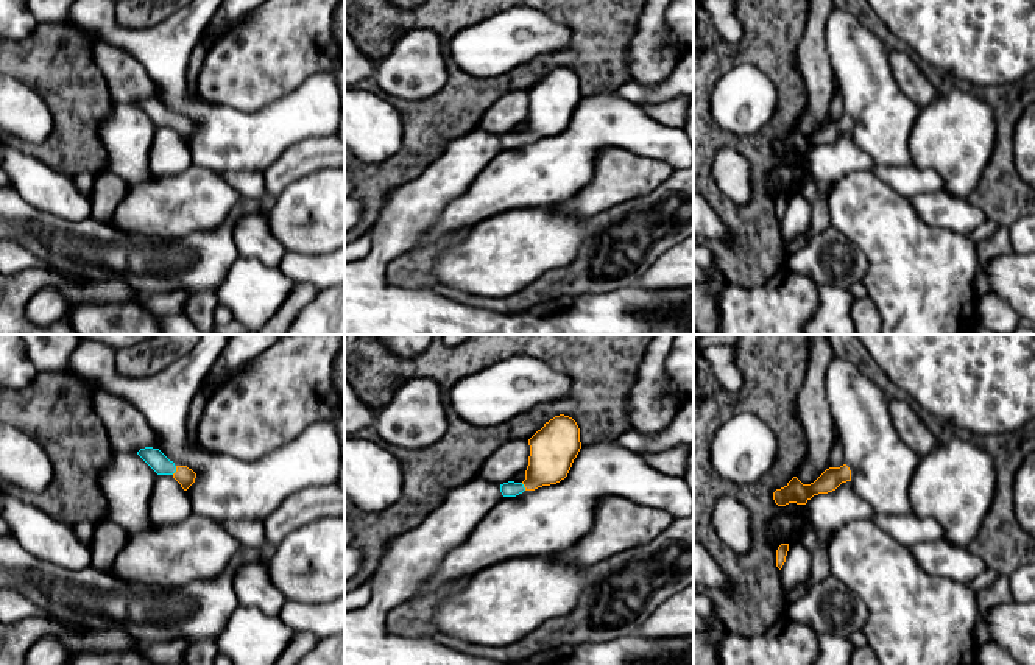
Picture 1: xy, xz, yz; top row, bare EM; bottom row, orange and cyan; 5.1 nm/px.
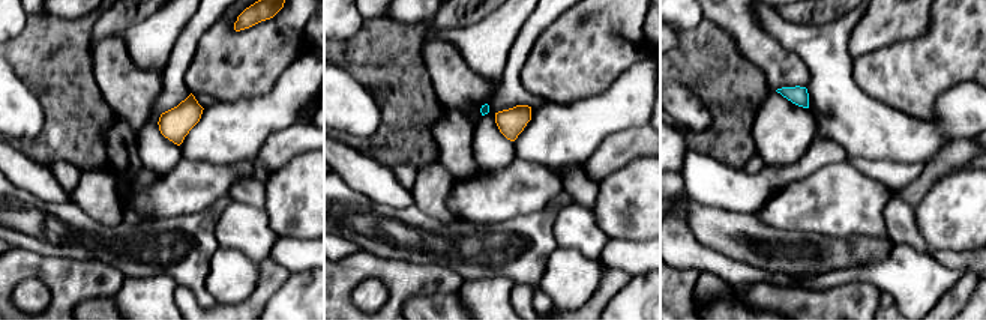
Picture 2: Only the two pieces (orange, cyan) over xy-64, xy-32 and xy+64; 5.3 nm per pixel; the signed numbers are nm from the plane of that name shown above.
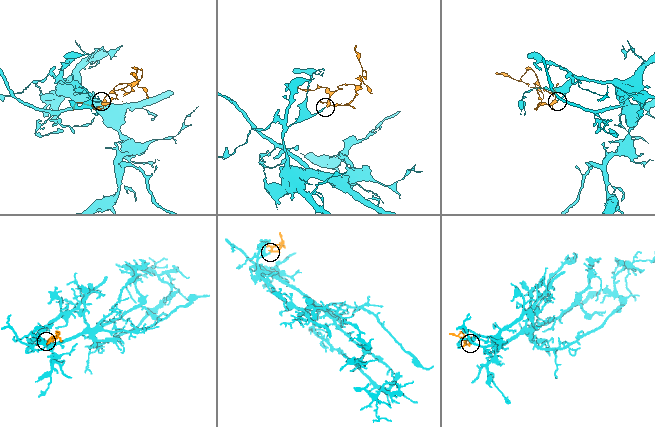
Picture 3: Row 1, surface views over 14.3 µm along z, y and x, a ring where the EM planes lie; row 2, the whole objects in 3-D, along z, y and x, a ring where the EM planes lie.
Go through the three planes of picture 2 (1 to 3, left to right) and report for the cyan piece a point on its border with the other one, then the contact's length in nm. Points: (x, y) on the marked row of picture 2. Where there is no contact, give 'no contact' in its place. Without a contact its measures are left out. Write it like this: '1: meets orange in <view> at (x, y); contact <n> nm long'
1: no contact
2: no contact
3: no contact

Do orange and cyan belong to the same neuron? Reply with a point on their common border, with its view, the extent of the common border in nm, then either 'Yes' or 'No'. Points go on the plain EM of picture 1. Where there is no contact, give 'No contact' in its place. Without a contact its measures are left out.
Touches orange at xy (176, 122). Shared border 50 nm. Yes

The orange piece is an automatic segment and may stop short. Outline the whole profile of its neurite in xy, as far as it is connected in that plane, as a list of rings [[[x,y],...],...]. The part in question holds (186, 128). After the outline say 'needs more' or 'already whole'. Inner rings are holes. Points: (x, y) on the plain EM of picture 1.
[[[145,98],[137,106],[157,125],[171,126],[184,142],[187,142],[196,129],[196,125],[187,117],[176,117],[159,100]]]; needs more

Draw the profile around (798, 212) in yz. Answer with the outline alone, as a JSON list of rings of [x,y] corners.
[[[795,193],[789,196],[789,202],[786,207],[786,213],[779,221],[779,232],[784,241],[790,241],[797,237],[801,237],[812,220],[812,207],[811,202]]]

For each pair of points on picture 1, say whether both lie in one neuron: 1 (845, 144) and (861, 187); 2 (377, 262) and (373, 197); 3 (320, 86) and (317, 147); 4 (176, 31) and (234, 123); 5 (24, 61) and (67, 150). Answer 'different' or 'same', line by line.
1: different
2: different
3: different
4: same
5: same

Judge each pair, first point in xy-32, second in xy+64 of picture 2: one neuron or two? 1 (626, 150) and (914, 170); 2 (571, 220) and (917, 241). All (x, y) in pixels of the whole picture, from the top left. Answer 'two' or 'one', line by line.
1: two
2: one

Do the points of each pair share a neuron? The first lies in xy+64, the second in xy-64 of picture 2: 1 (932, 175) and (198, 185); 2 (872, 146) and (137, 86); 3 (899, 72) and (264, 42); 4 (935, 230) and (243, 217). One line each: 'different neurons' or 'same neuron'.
1: different neurons
2: different neurons
3: same neuron
4: different neurons

